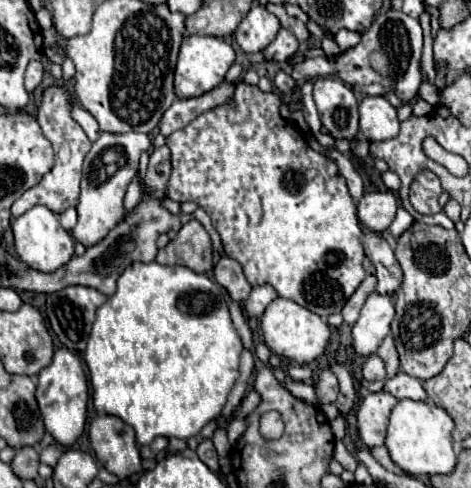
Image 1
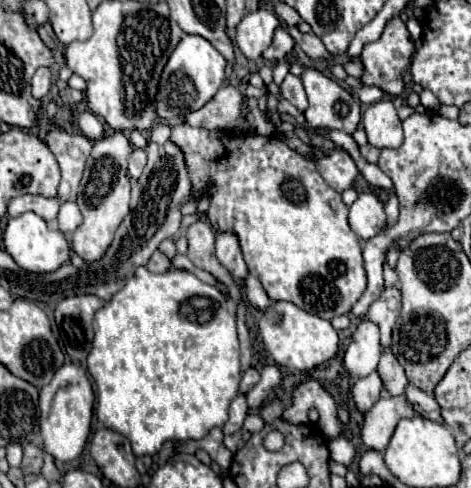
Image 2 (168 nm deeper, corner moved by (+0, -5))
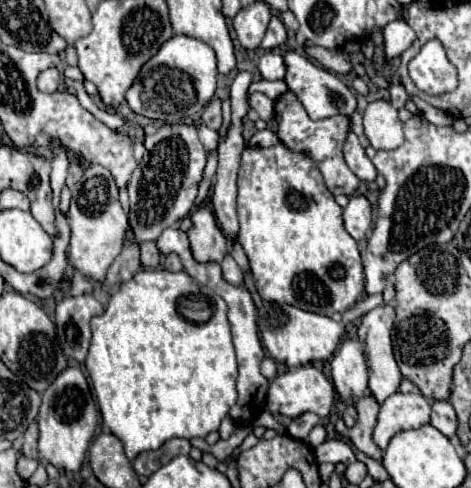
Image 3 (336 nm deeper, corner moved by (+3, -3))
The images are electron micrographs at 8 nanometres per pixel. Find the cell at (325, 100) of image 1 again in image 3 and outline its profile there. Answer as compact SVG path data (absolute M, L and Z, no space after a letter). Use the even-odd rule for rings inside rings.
M288 50L284 54L284 64L286 64L284 82L286 82L288 90L294 92L296 98L304 104L304 108L306 108L306 112L312 120L330 118L330 116L336 116L336 114L352 116L352 112L356 110L356 96L350 92L350 88L338 76L324 70L322 66L316 66L306 56L292 52L292 50Z

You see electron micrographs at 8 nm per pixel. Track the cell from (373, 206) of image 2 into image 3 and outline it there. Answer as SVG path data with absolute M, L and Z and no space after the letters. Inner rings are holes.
M352 196L344 208L344 226L354 240L362 240L370 230L372 208L364 196Z

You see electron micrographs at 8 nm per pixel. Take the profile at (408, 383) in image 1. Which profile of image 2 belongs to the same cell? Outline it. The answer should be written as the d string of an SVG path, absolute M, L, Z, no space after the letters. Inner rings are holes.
M409 384L409 386L407 386L407 392L405 392L405 398L407 398L407 402L415 408L417 414L423 414L423 416L429 418L429 420L441 422L441 410L439 410L439 404L435 402L433 394L427 394L427 392L423 392L421 388Z

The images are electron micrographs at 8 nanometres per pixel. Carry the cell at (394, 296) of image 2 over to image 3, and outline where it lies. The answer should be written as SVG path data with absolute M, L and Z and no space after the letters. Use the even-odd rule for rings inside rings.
M390 306L374 308L368 314L364 314L362 324L358 326L358 332L356 332L356 336L364 344L364 358L368 364L368 388L378 404L384 402L384 398L392 396L402 382L402 374L398 370L398 364L392 352L392 322L394 322L394 308Z

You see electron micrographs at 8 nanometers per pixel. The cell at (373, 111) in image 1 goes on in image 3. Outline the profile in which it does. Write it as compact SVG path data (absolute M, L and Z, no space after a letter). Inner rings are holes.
M370 102L364 112L364 134L376 150L396 150L404 142L398 110L386 102Z

